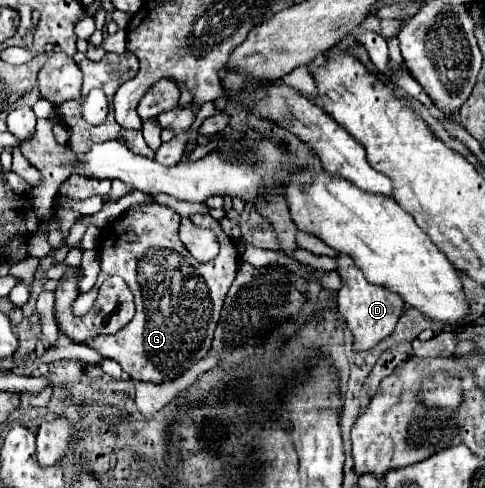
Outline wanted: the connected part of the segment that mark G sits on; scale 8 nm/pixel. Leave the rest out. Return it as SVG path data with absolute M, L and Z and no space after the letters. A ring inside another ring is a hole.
M162 204L128 208L120 218L120 224L126 230L114 236L114 244L106 248L100 240L98 254L102 256L102 266L96 286L100 286L108 276L124 278L134 294L136 316L114 335L92 338L88 346L96 348L102 356L116 360L132 380L154 384L174 380L200 362L212 342L212 332L216 328L224 296L236 276L240 258L232 238L210 214L196 214L192 222L218 236L220 254L214 260L198 262L192 258L178 236L180 216Z

